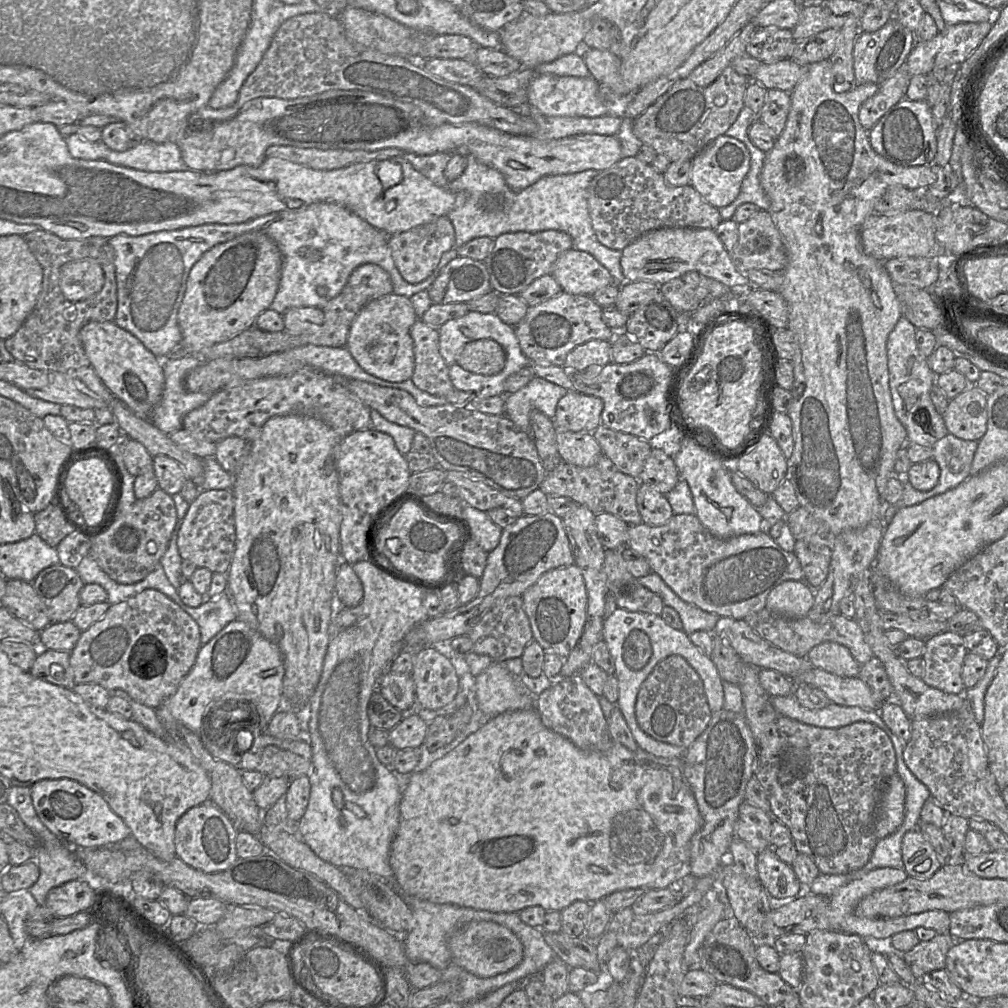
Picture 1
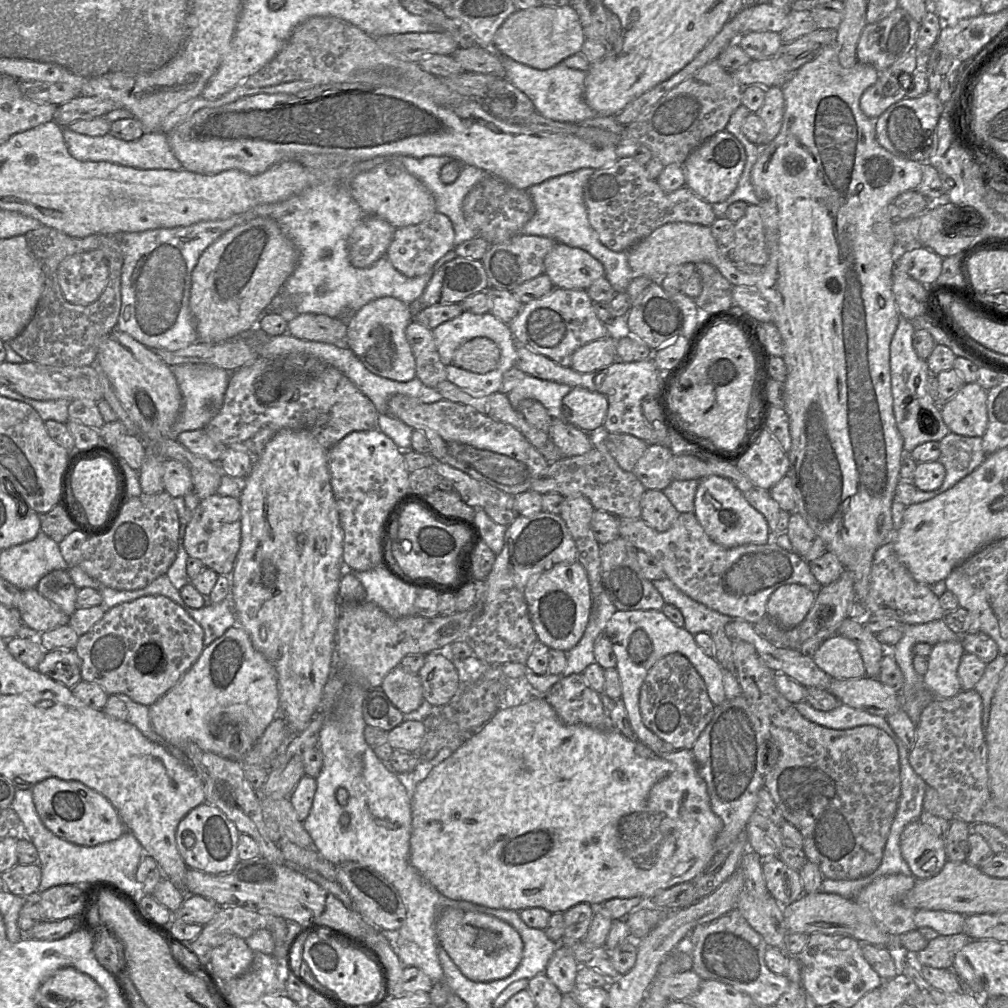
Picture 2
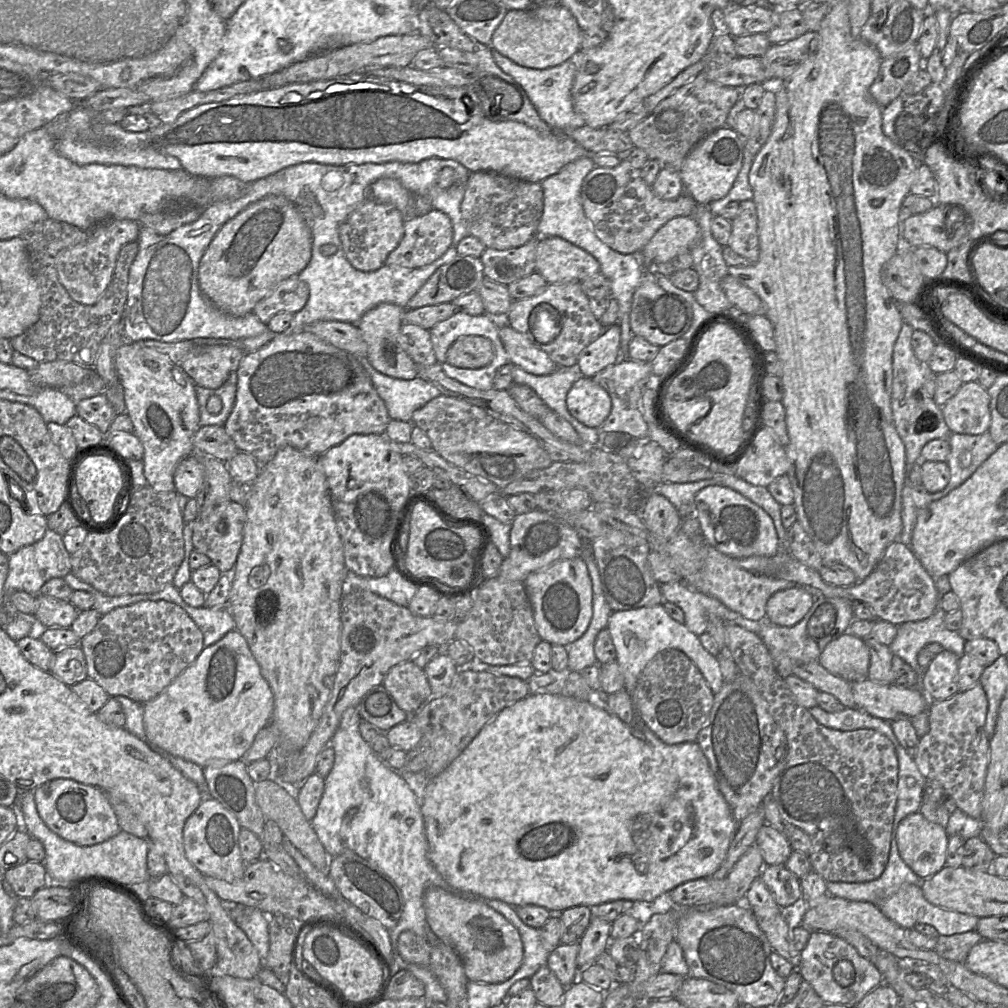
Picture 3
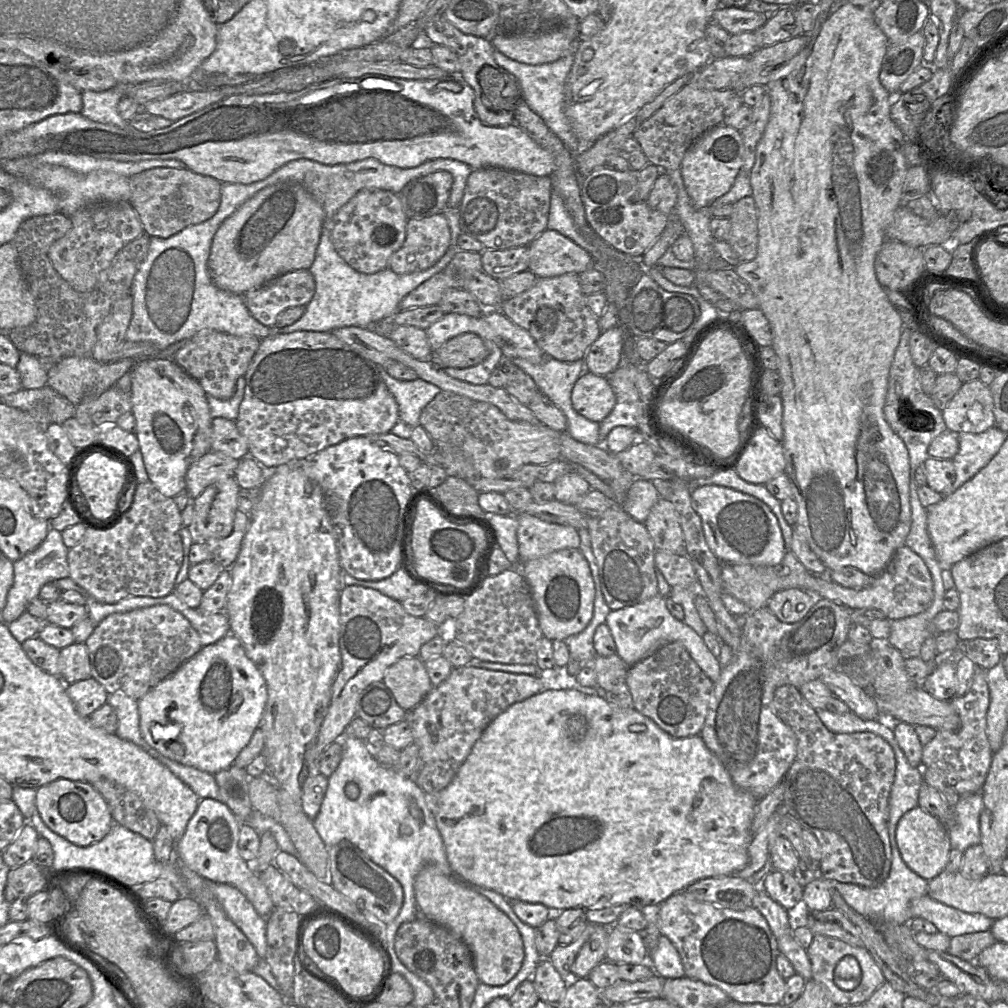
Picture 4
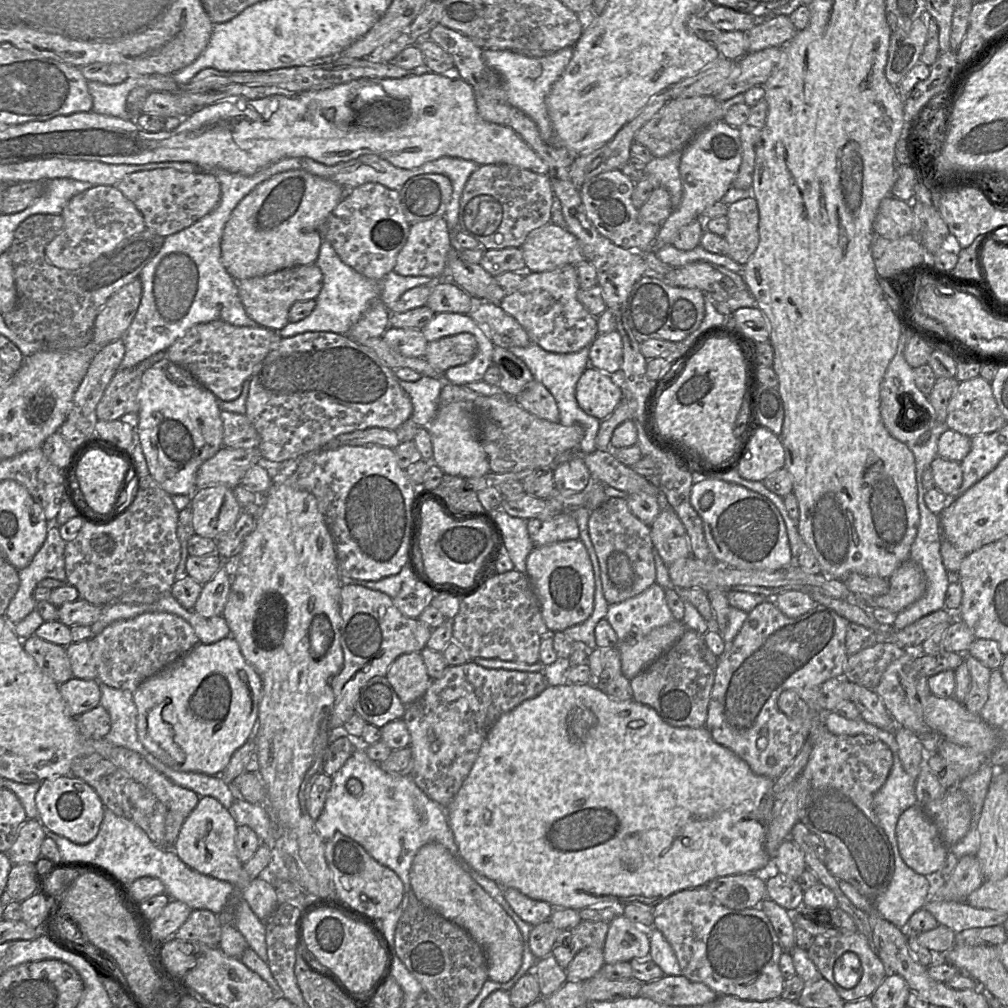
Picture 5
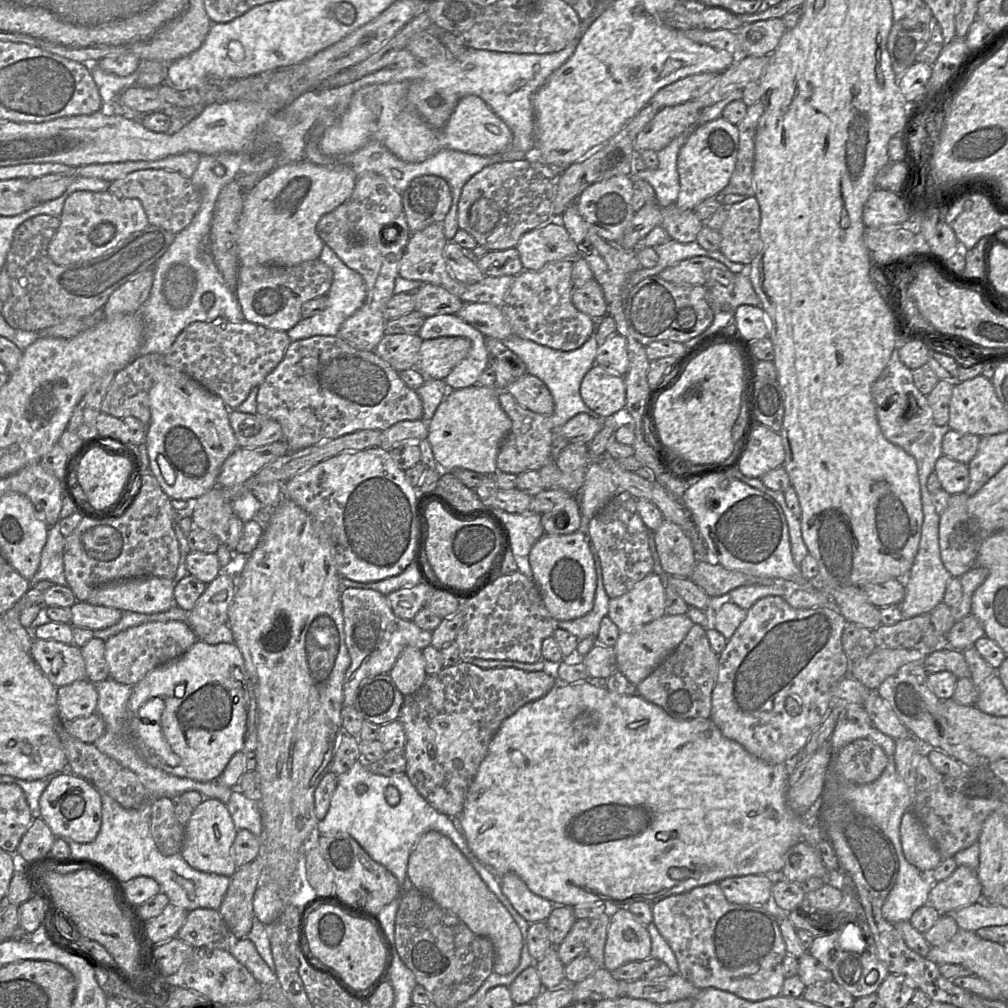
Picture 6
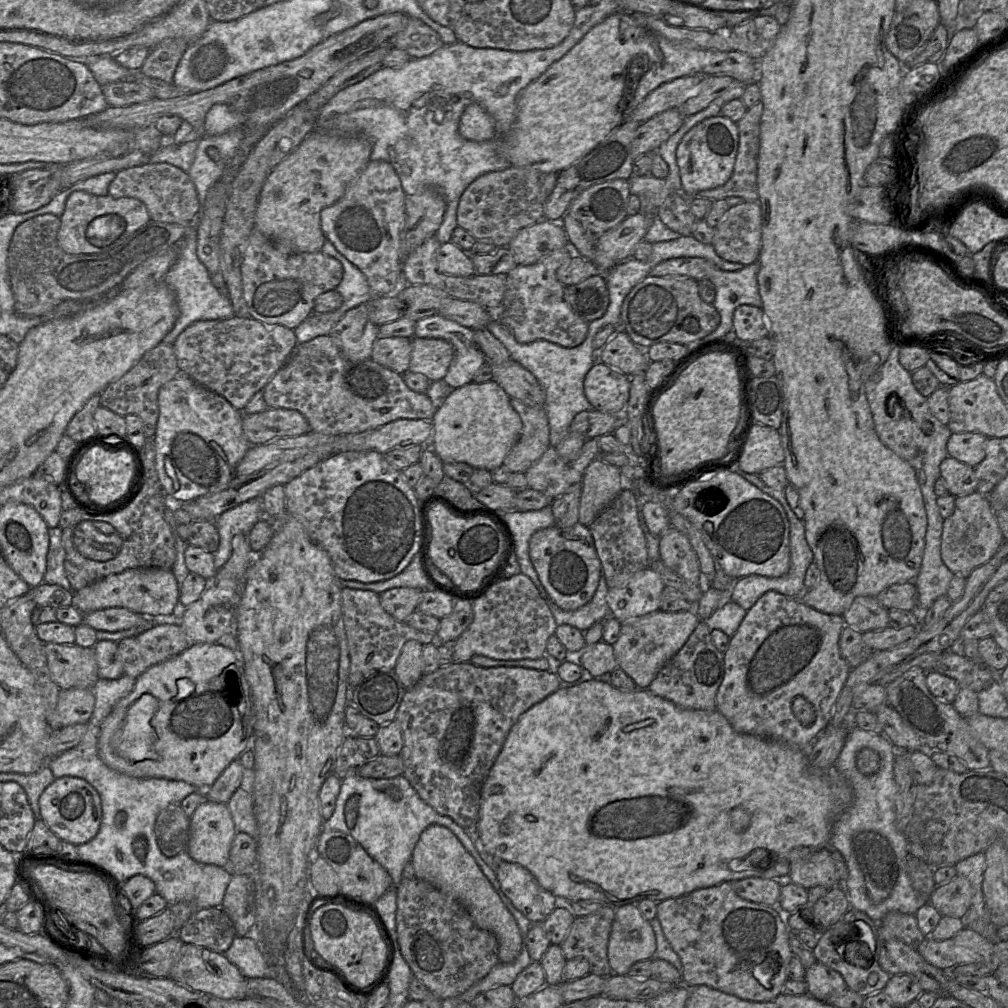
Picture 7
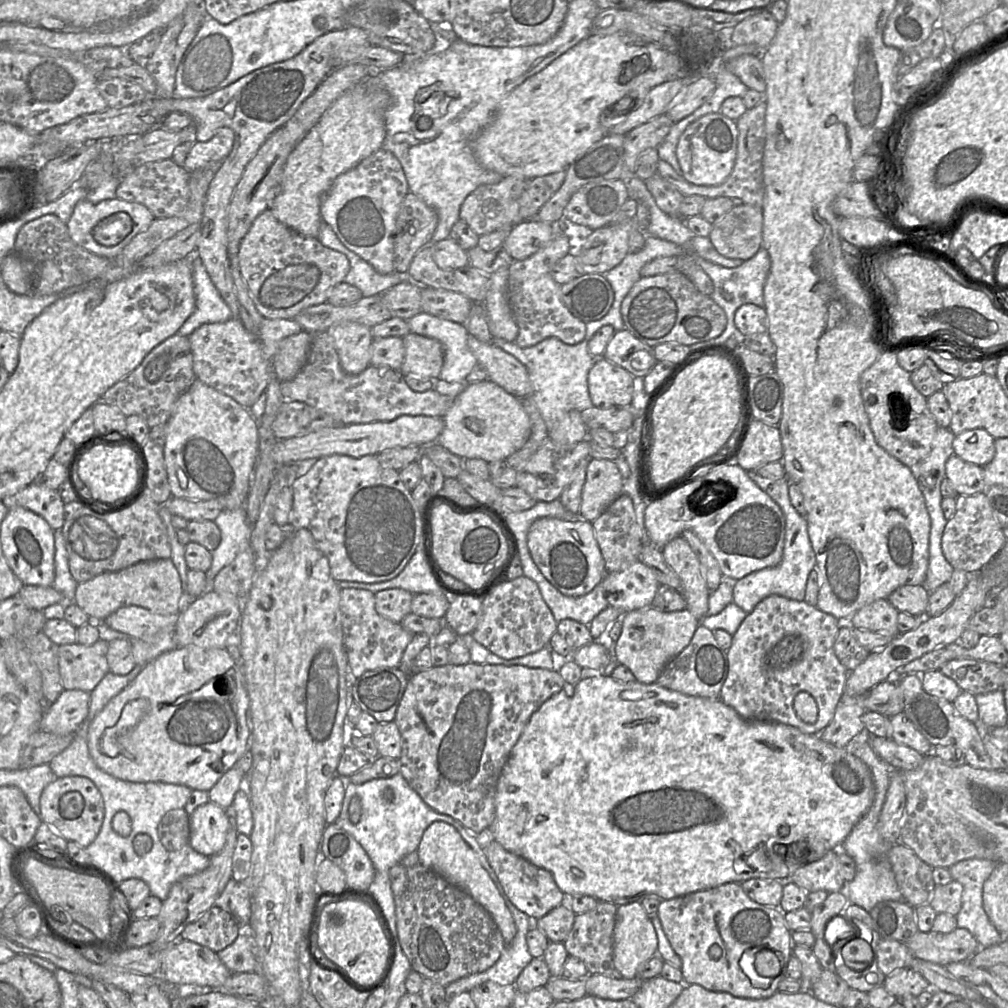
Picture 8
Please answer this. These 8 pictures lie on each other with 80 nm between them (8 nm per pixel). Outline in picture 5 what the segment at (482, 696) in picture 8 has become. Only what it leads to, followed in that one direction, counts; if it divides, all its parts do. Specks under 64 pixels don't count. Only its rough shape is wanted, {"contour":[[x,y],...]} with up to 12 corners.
{"contour":[[447,666],[405,706],[411,778],[447,808],[540,672]]}

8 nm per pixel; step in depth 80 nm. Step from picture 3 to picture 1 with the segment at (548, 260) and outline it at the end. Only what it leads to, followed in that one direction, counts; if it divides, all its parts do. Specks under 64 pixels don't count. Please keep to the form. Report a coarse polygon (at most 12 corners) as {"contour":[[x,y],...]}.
{"contour":[[569,249],[551,275],[562,291],[593,296],[614,283],[592,255]]}

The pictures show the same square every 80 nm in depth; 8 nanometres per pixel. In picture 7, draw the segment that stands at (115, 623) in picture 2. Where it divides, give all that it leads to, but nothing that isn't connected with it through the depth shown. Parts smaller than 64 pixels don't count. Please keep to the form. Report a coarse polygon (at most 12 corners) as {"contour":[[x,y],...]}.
{"contour":[[178,622],[155,625],[117,642],[124,675],[185,651]]}

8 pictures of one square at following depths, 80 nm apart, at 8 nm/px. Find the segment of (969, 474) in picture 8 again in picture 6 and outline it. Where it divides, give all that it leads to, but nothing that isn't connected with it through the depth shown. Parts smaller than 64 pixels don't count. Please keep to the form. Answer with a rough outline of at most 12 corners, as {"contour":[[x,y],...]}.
{"contour":[[941,455],[934,472],[951,496],[969,485],[967,464]]}

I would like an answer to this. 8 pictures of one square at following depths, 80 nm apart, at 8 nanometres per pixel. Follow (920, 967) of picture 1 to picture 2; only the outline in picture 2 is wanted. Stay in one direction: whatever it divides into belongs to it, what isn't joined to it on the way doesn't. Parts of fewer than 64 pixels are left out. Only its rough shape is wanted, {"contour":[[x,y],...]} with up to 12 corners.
{"contour":[[965,933],[938,935],[915,954],[921,966],[952,970],[973,941]]}

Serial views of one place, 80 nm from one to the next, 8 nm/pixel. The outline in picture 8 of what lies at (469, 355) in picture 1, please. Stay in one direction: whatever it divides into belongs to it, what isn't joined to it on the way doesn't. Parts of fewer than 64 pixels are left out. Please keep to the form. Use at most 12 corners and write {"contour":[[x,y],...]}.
{"contour":[[411,332],[402,337],[402,375],[439,379],[443,345]]}

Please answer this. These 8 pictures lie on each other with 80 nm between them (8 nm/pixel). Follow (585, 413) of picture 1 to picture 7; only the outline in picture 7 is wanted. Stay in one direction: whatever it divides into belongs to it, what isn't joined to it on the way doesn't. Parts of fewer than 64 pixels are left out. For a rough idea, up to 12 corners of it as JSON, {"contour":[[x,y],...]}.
{"contour":[[597,360],[584,379],[594,409],[622,415],[630,377]]}

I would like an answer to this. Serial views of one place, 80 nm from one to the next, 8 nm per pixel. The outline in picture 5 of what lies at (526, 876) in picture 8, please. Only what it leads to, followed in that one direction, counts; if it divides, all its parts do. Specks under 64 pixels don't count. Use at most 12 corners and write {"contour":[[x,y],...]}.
{"contour":[[503,888],[513,911],[531,926],[548,920],[549,903]]}

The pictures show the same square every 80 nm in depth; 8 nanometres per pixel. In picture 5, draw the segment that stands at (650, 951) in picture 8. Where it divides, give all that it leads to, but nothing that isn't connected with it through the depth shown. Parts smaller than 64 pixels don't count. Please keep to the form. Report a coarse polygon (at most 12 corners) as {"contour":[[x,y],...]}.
{"contour":[[618,914],[609,923],[604,962],[647,959],[650,930]]}

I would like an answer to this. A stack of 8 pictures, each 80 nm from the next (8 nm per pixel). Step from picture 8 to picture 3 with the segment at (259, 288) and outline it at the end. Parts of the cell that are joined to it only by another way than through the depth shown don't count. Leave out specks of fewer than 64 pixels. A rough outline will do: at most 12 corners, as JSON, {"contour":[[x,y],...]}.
{"contour":[[298,275],[283,280],[258,301],[261,322],[280,312],[296,313],[309,287]]}

